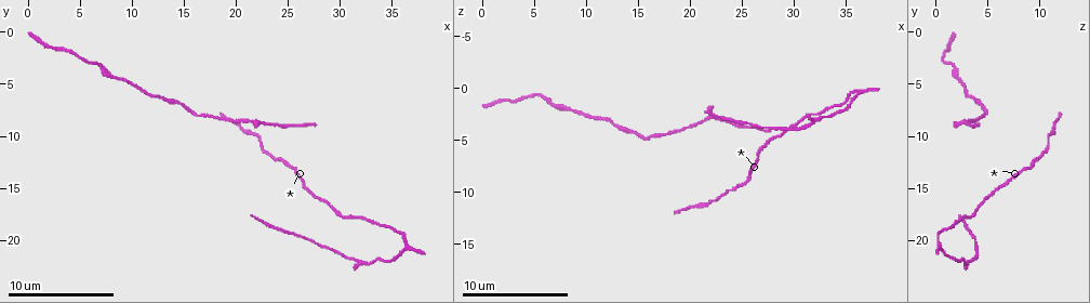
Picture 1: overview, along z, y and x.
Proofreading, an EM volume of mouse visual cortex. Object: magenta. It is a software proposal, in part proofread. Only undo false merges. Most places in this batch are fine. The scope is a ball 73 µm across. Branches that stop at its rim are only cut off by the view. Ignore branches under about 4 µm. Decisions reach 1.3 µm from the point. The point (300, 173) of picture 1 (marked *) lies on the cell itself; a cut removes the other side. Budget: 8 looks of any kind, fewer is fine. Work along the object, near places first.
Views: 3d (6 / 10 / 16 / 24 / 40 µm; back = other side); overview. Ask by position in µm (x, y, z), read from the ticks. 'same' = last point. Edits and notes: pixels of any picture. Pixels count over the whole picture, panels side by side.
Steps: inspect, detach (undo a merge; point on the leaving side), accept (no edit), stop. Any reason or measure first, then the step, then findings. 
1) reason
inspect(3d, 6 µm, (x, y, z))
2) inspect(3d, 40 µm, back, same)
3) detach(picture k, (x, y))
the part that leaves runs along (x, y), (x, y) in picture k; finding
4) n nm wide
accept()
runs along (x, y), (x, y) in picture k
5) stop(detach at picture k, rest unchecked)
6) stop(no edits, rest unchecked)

thick turns thin
inspect(3d, 10 µm, (31.0, 22.0, 3.8))

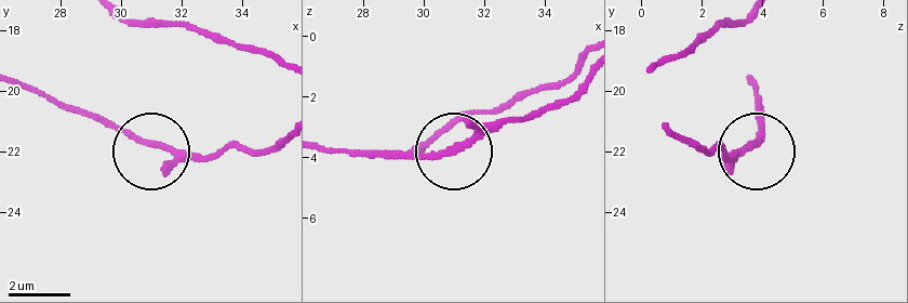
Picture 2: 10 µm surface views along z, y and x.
inspect(3d, 10 µm, back, (31.1, 21.8, 3.7))

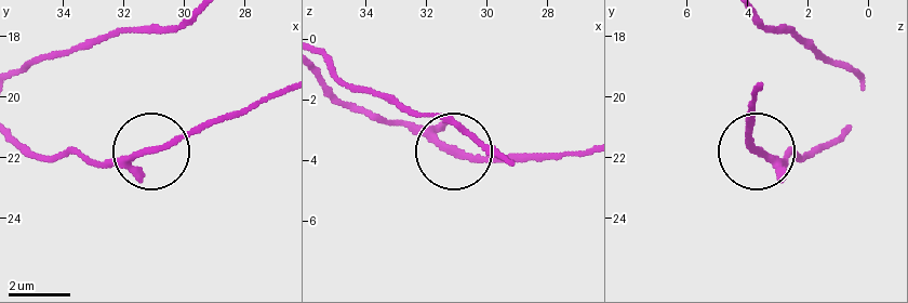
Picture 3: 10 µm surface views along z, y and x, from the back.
accept()
runs along (325, 81), (349, 102), (450, 146), (524, 159) in picture 3; continuous, no second cell

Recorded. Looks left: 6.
thick turns thin
inspect(3d, 16 µm, (15.2, 7.4, 4.8))

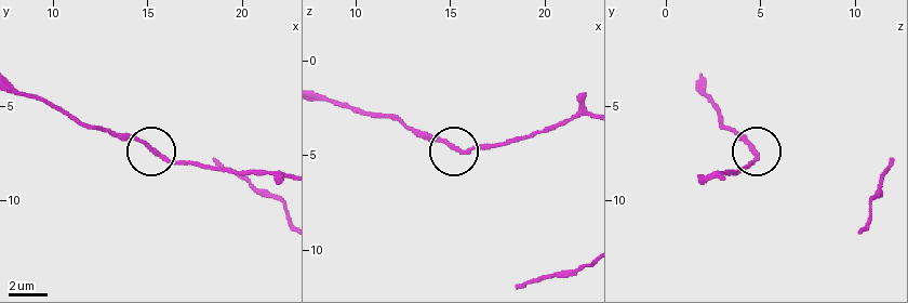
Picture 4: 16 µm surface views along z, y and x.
inspect(3d, 6 µm, (15.1, 7.3, 4.7))

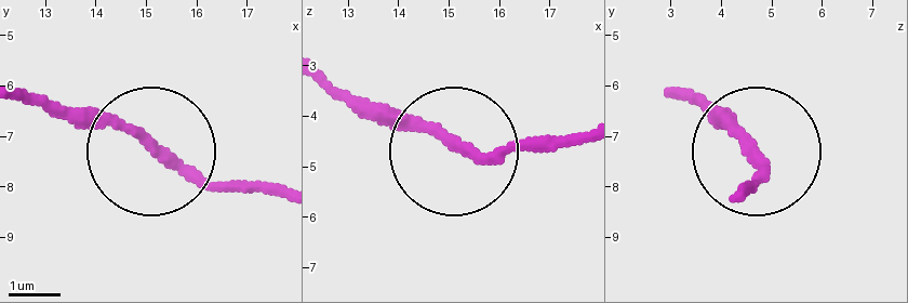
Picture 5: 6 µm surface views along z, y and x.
accept()
all the same cell

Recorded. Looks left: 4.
thick turns thin
inspect(3d, 6 µm, (8.2, 4.4, 2.0))

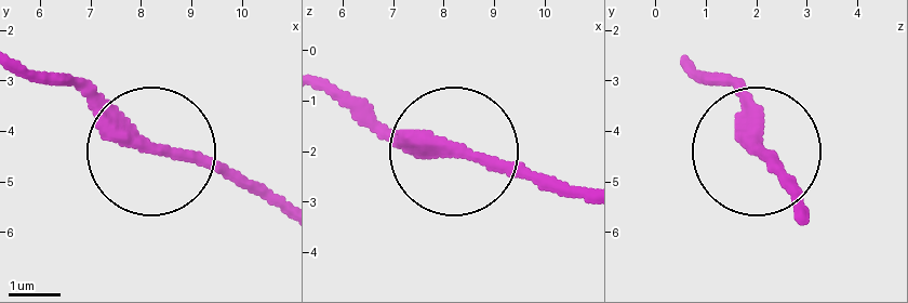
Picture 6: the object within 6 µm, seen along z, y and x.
accept()
runs along (280, 209), (137, 144), (65, 76) in picture 6; continuous, no second cell

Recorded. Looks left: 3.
thin neck
inspect(3d, 10 µm, (27.2, 20.0, 3.6))

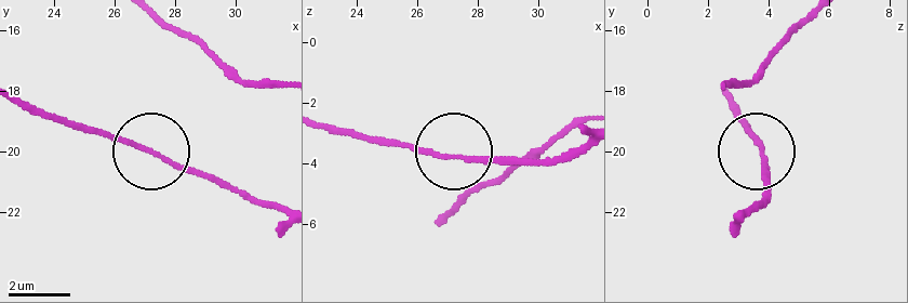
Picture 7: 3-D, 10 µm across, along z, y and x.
accept()
runs along (744, 212), (768, 188), (751, 129) in picture 7; all the same cell

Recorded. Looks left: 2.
stop(no edits, rest unchecked)

